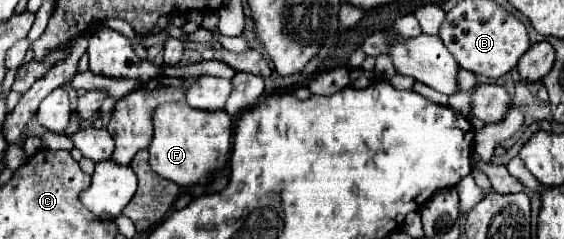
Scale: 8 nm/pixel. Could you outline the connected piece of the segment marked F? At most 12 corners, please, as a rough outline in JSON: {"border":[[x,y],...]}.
{"border":[[161,104],[151,168],[179,186],[225,166],[225,110]]}

